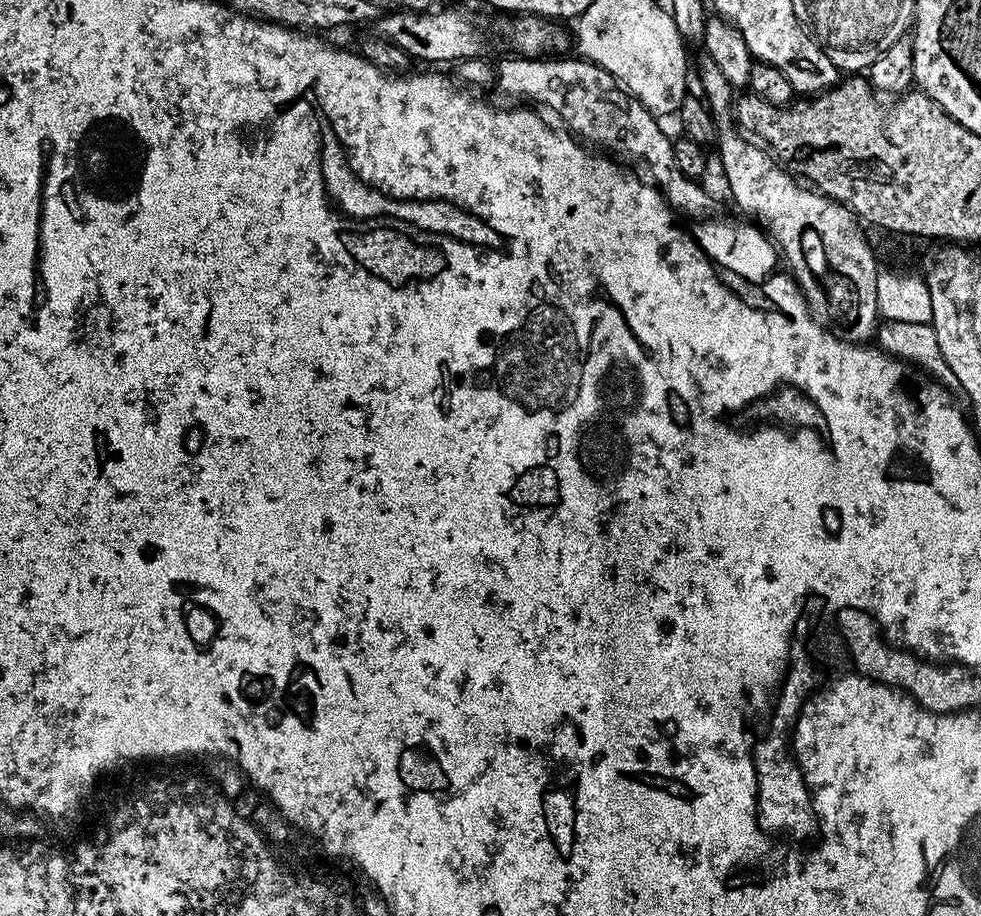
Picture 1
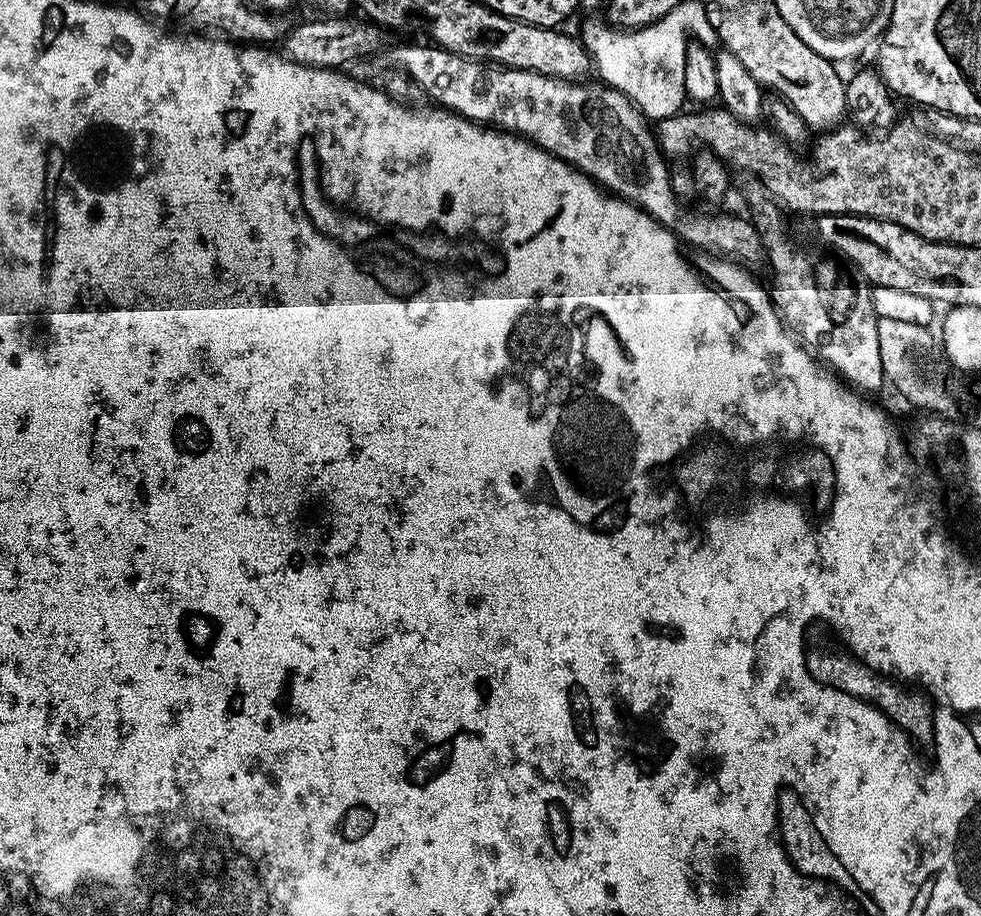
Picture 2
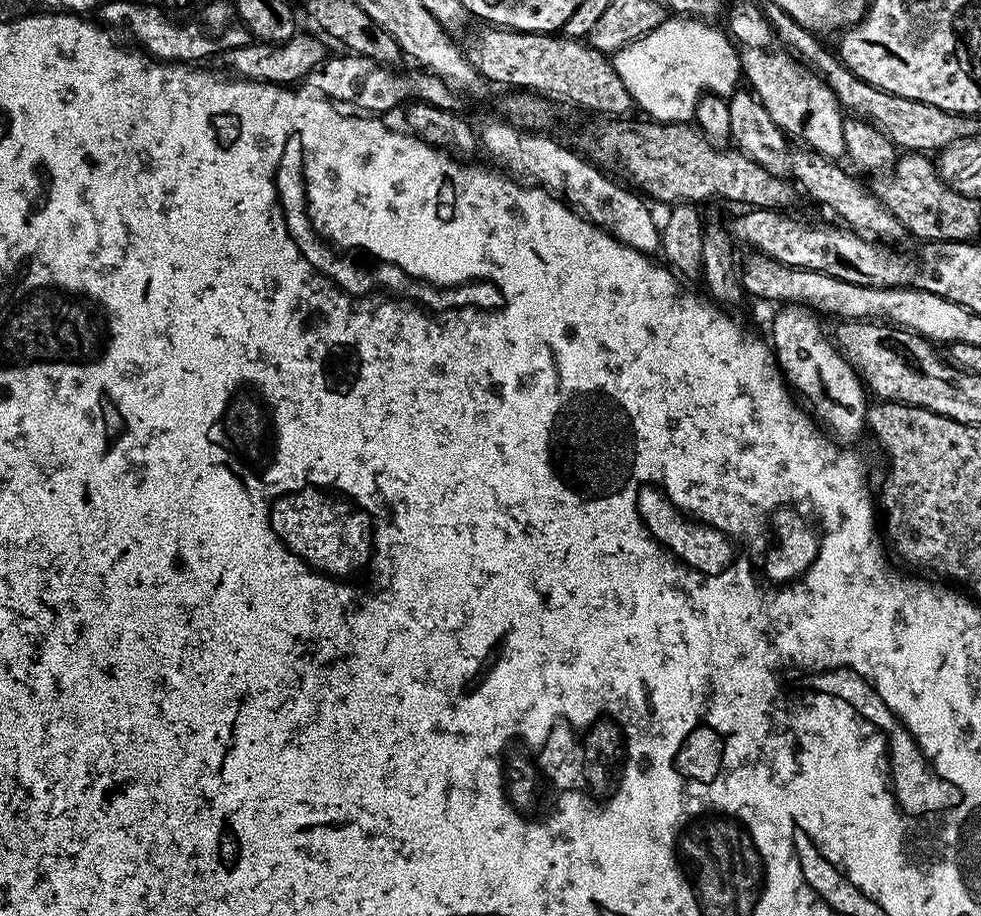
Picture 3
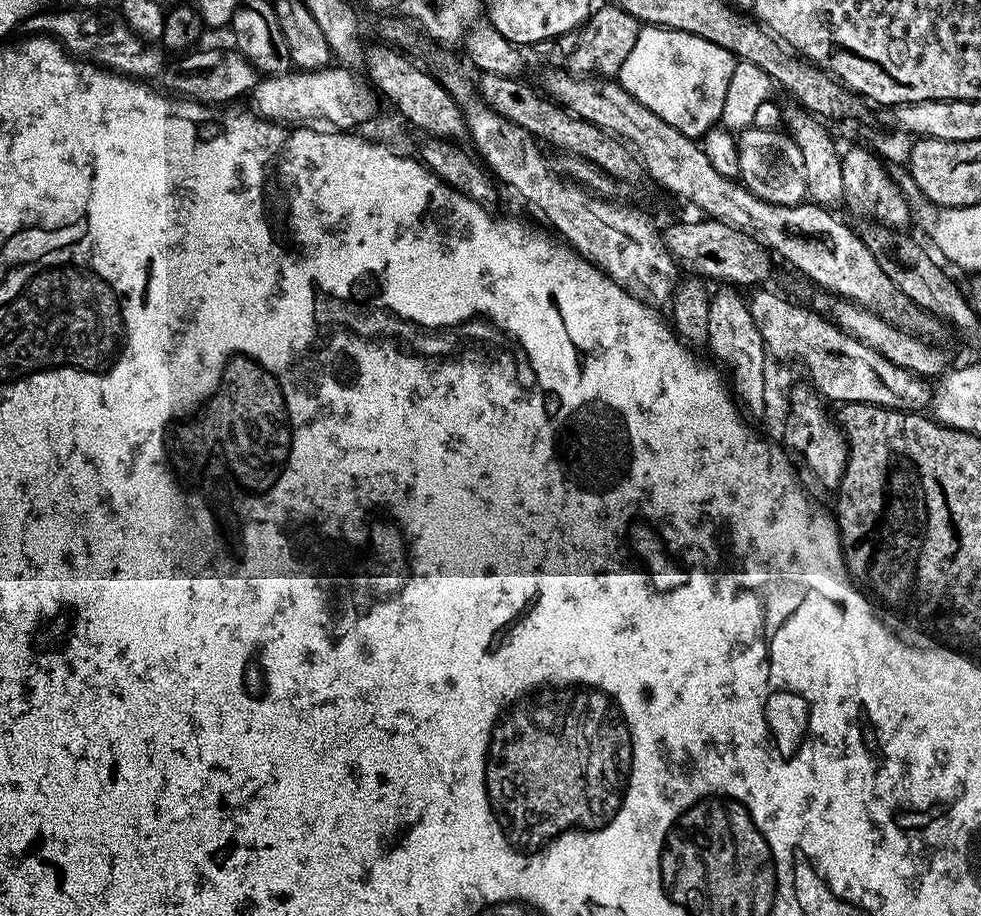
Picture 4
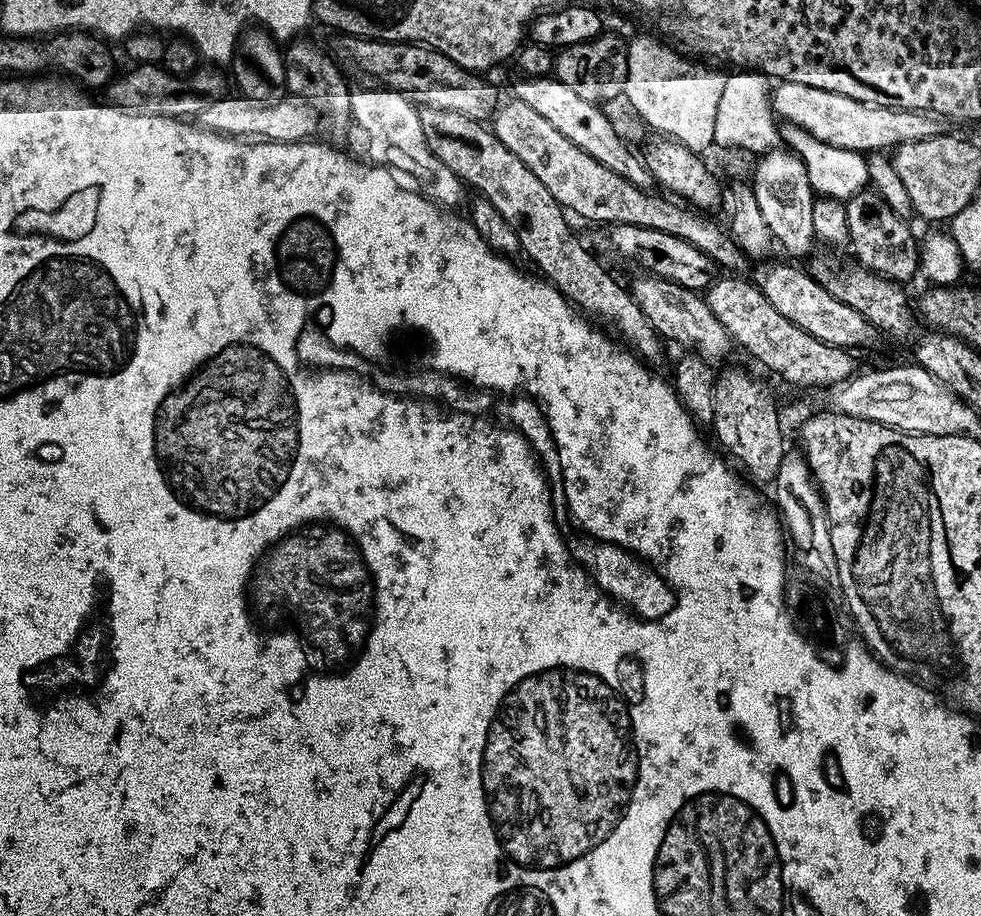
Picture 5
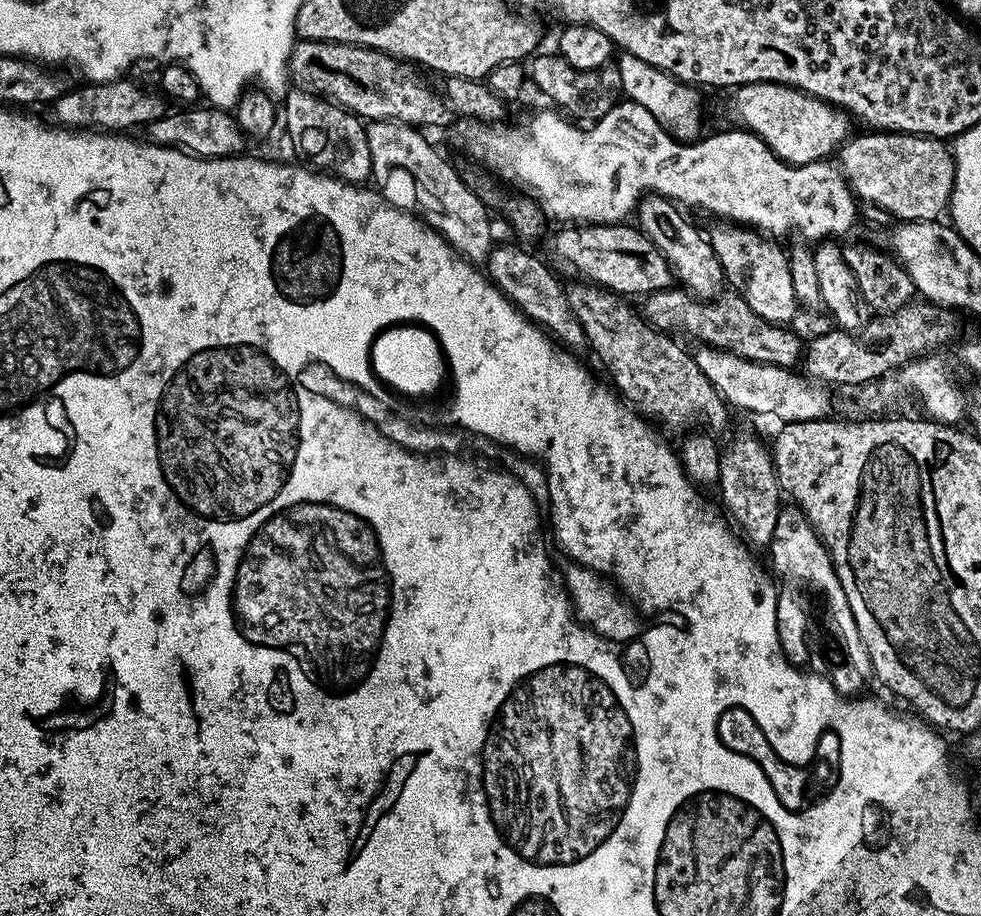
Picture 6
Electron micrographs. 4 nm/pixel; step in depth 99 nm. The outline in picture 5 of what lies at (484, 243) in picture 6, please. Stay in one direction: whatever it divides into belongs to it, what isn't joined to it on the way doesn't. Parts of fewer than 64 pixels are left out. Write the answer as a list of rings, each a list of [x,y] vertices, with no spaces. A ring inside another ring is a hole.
[[[383,86],[372,87],[376,88],[364,88],[361,92],[356,90],[351,93],[352,120],[368,139],[367,159],[393,173],[405,172],[416,183],[413,184],[415,191],[421,196],[427,196],[445,209],[455,209],[455,204],[466,193],[465,185],[430,150],[428,139],[422,130],[420,108],[403,93],[393,92],[391,88]]]

